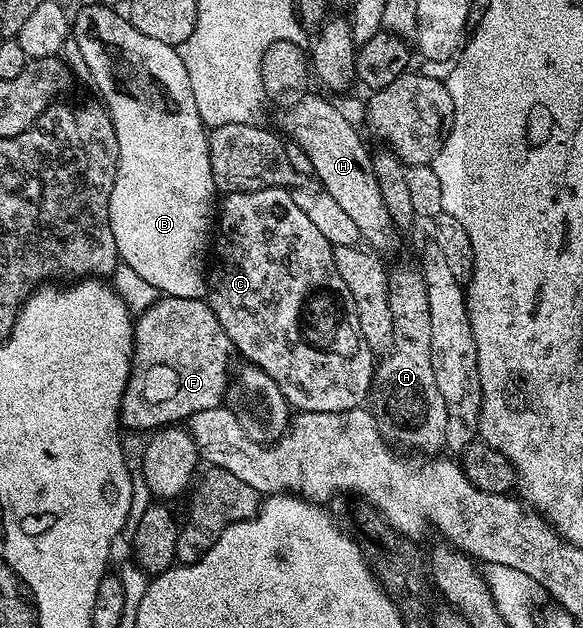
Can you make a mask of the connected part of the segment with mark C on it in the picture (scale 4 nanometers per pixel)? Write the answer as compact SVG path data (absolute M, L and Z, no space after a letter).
M266 187L264 190L246 191L241 194L230 194L223 199L224 207L218 210L218 234L220 239L215 239L214 254L216 250L216 263L210 266L210 289L206 298L212 307L212 311L218 316L222 328L228 334L229 343L248 357L247 361L264 370L277 384L284 389L284 395L289 403L297 411L303 412L346 412L347 410L359 410L365 405L368 398L368 389L374 386L374 362L372 366L372 354L374 348L362 336L362 324L358 324L358 308L354 304L354 296L350 296L350 288L346 288L342 276L336 267L336 255L334 247L314 228L314 223L306 217L306 212L294 204L291 193L287 189L278 187Z

